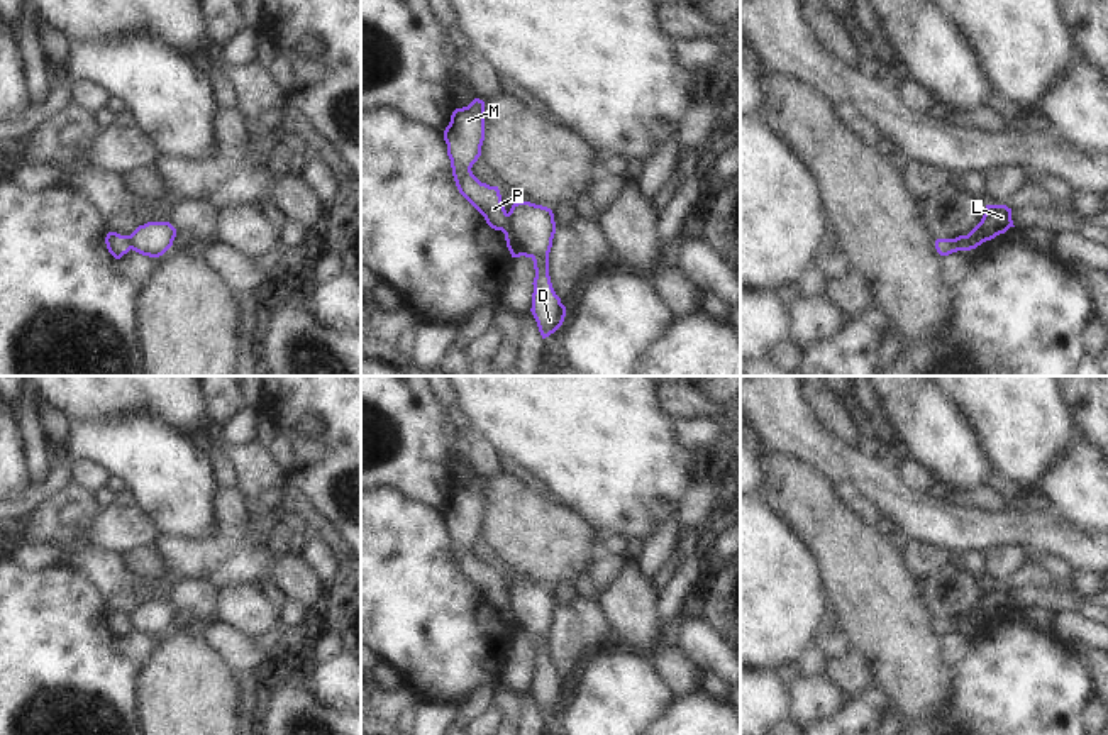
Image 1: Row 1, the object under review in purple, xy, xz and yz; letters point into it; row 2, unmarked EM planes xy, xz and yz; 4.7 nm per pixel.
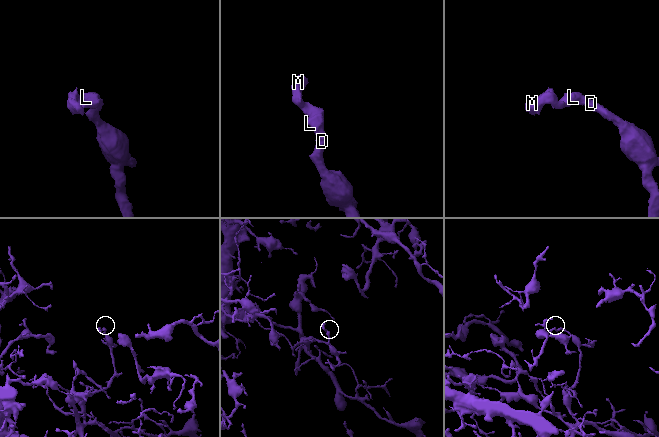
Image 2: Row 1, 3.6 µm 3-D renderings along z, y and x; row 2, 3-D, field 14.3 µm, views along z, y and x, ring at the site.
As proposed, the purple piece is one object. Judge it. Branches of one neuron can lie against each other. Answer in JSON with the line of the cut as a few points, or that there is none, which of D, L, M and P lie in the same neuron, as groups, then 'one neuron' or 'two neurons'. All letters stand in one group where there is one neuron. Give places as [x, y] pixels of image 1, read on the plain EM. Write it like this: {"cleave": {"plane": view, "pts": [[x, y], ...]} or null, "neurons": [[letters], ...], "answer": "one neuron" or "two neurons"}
{"cleave": {"plane": "xz", "pts": [[509, 593], [509, 603], [504, 612]]}, "neurons": [["D", "L"], ["M", "P"]], "answer": "two neurons"}

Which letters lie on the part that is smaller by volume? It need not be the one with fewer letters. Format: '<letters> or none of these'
M, P

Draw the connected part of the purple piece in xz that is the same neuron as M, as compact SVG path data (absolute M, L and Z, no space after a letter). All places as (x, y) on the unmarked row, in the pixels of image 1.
M474 478L468 486L456 488L444 510L444 520L459 572L485 596L491 608L505 611L508 593L498 566L481 562L471 550L481 535L485 520L485 481Z

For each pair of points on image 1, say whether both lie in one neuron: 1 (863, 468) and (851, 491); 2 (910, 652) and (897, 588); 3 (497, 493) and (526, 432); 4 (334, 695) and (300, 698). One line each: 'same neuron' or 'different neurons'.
1: different neurons
2: same neuron
3: different neurons
4: different neurons

